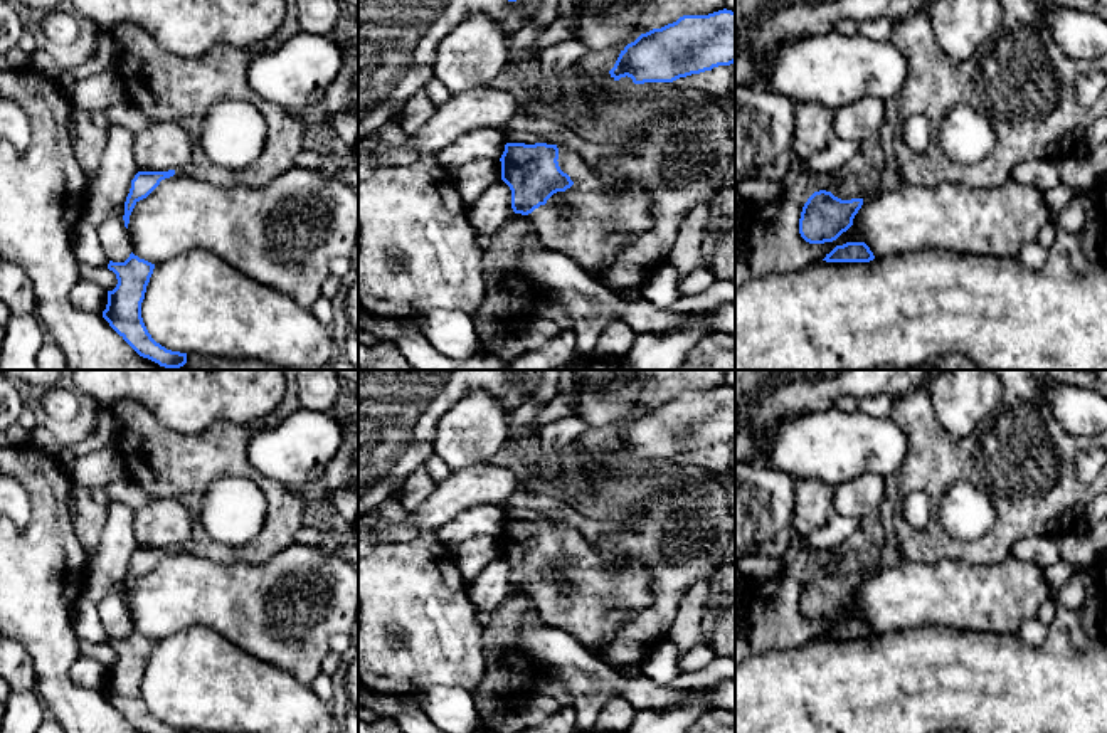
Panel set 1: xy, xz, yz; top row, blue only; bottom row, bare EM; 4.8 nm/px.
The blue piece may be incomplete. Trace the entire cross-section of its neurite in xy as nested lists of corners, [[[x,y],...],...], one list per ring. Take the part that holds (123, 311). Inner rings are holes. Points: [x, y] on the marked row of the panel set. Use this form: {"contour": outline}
{"contour": [[[131,252],[124,262],[109,261],[108,269],[116,274],[118,284],[108,291],[103,318],[140,356],[165,368],[183,366],[187,353],[172,351],[156,343],[141,318],[141,303],[155,264]]]}

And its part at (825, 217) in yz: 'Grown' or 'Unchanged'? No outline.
Unchanged

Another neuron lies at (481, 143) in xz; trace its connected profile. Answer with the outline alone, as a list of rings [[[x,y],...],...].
[[[474,129],[441,150],[436,158],[439,165],[453,170],[481,158],[500,160],[505,145],[500,129]]]

